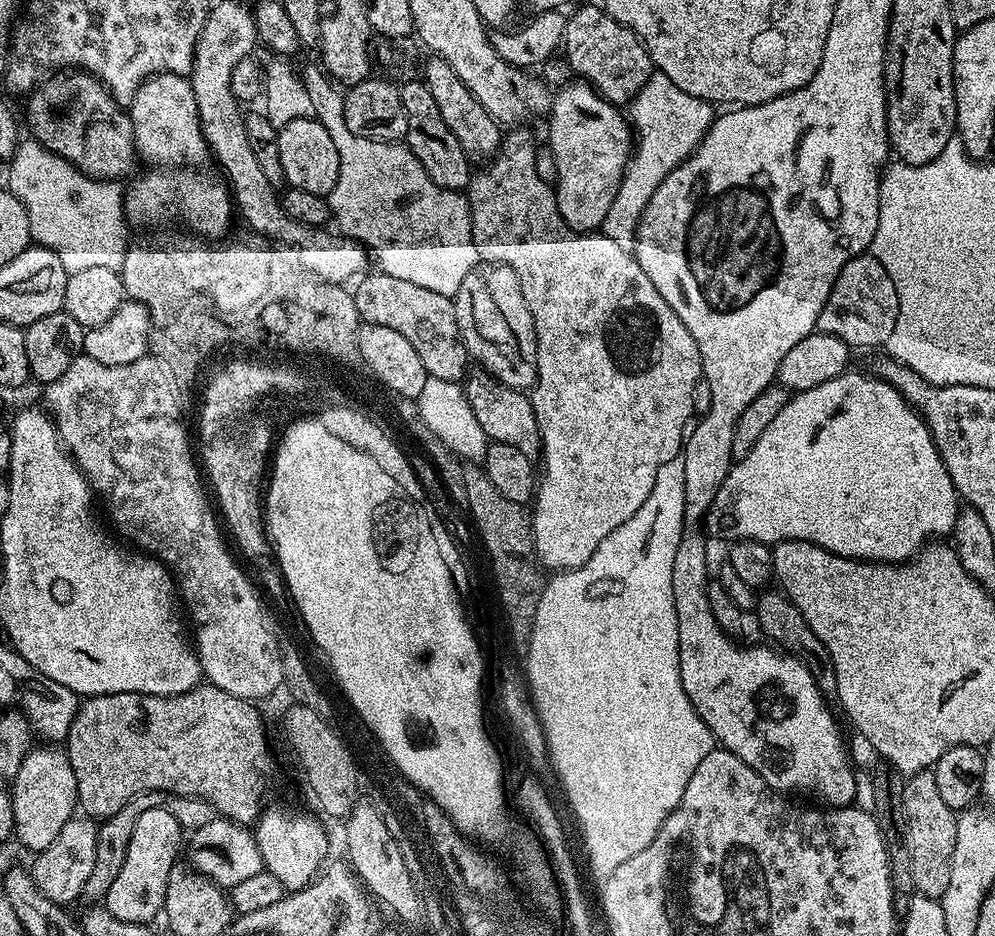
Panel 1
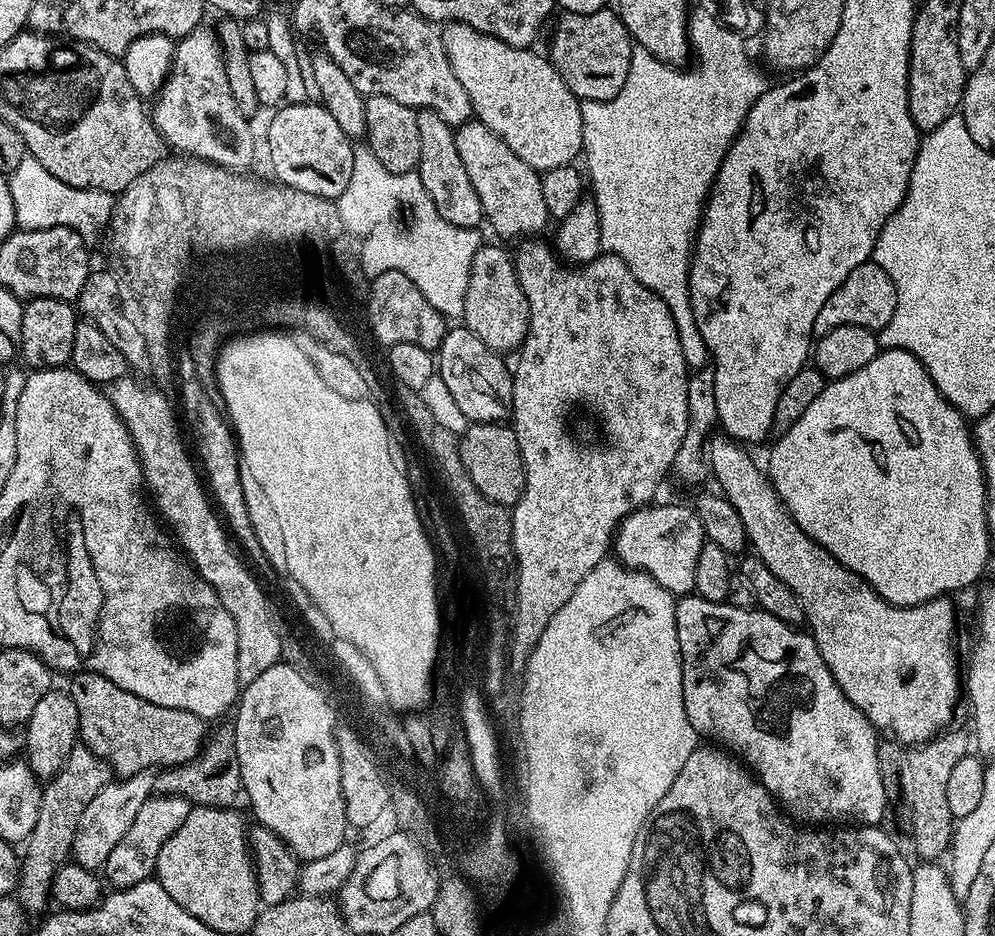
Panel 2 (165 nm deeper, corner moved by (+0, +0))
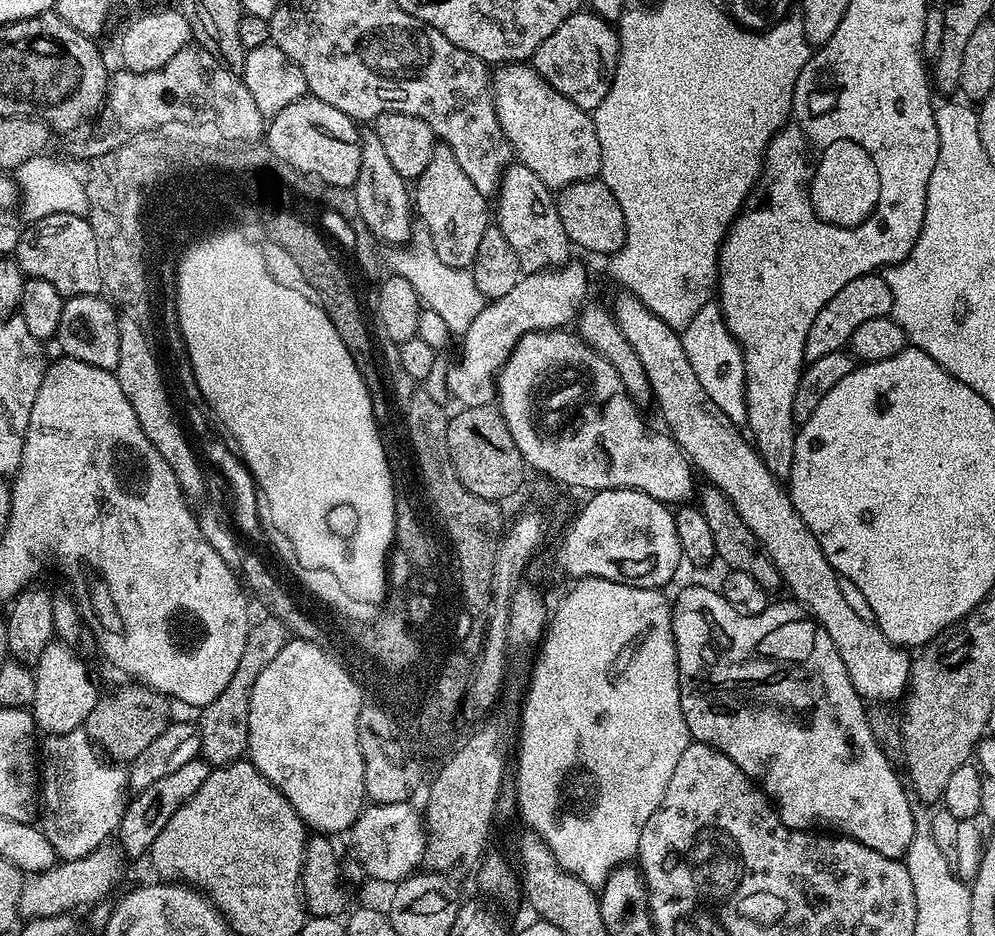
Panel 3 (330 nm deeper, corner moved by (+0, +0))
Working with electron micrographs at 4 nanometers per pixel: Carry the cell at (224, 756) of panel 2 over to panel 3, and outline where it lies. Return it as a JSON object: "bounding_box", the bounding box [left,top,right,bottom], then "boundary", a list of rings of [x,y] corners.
{"bounding_box":[198,615,290,766],"boundary":[[[265,615],[265,620],[260,620],[251,625],[246,638],[246,650],[242,650],[242,659],[234,670],[234,678],[230,678],[226,690],[214,698],[205,708],[199,709],[198,727],[200,730],[200,750],[202,759],[209,766],[232,764],[241,759],[248,750],[248,735],[250,734],[250,698],[254,690],[254,682],[274,658],[278,658],[278,650],[286,646],[290,639],[287,626],[276,616]]]}

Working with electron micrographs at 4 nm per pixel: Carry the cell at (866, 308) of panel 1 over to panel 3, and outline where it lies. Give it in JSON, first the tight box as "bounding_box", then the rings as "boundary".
{"bounding_box":[804,274,892,362],"boundary":[[[869,274],[846,282],[846,286],[842,286],[842,290],[838,290],[838,294],[834,294],[834,298],[830,298],[830,302],[822,306],[822,310],[818,310],[818,318],[814,318],[810,334],[804,343],[805,361],[811,362],[831,352],[841,351],[851,341],[854,330],[862,326],[862,322],[870,322],[870,318],[887,316],[891,311],[892,291],[883,275]]]}

